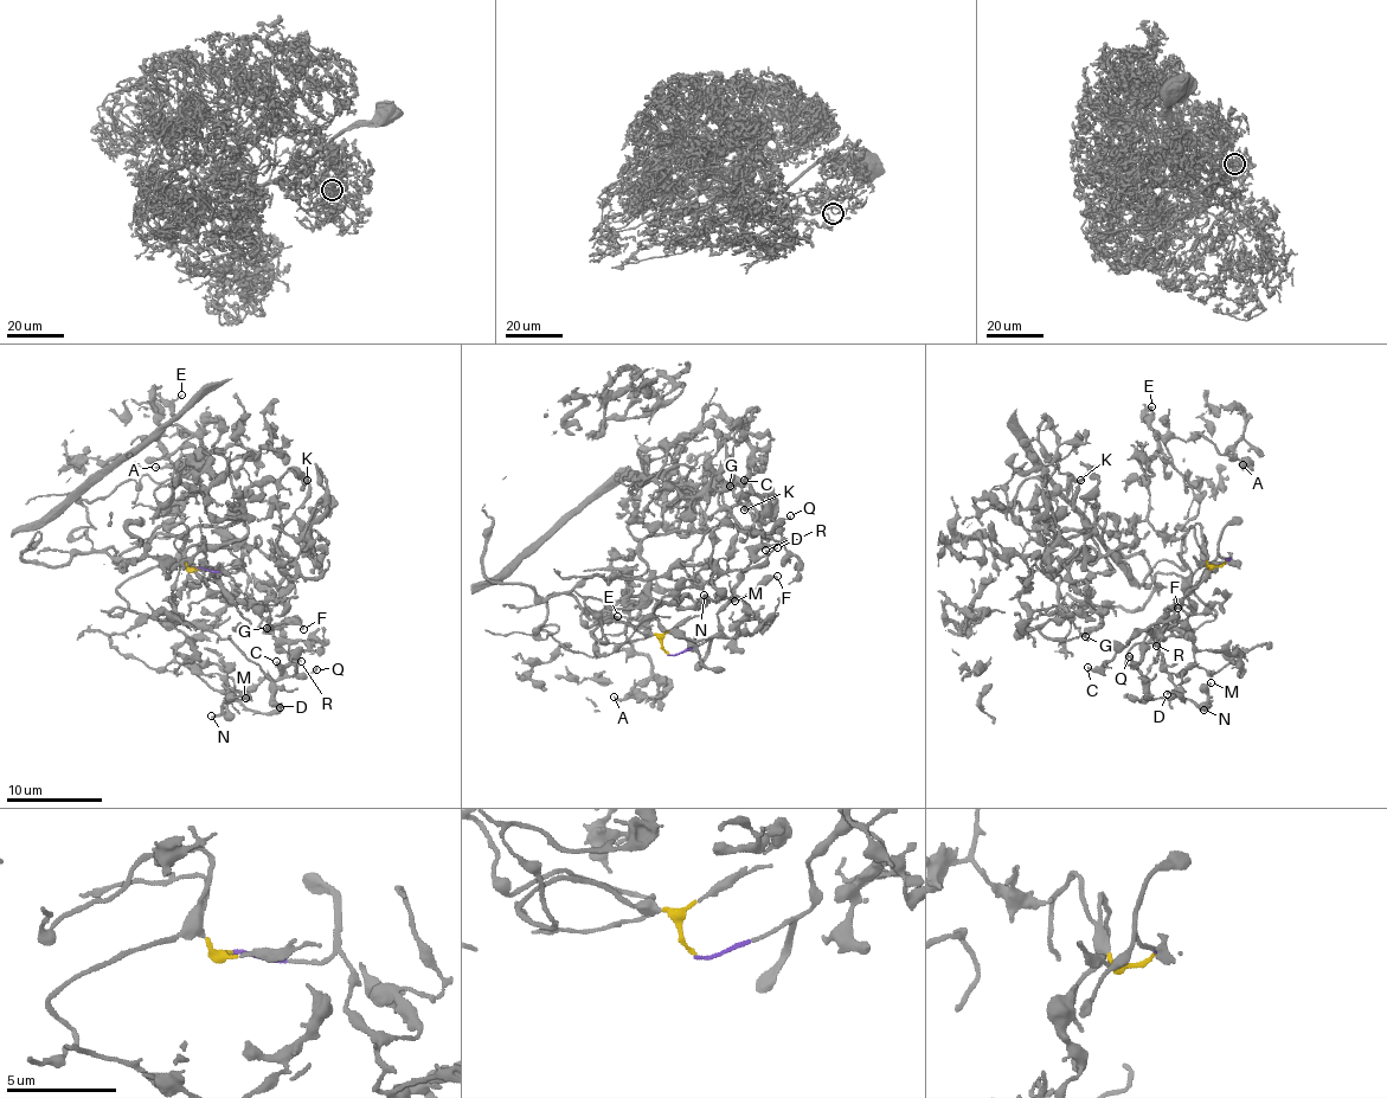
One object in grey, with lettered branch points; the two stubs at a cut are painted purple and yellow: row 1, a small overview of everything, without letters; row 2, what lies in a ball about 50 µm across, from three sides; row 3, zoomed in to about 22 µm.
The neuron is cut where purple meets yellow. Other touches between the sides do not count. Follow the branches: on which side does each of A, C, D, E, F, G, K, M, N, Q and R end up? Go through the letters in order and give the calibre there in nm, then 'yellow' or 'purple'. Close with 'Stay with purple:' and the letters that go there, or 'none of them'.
A: 130 nm | yellow
C: 190 nm | purple
D: 110 nm | yellow
E: 110 nm | yellow
F: 180 nm | purple
G: 140 nm | yellow
K: 100 nm | yellow
M: 110 nm | yellow
N: 150 nm | yellow
Q: 170 nm | purple
R: 150 nm | purple
Stay with purple: C, F, Q, R

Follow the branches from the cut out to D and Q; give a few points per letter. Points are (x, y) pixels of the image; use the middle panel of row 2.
D: (667, 653), (616, 622), (594, 633), (605, 641), (584, 602), (665, 603), (702, 569), (756, 567), (764, 550)
Q: (667, 655), (695, 648), (718, 630), (720, 607), (731, 596), (761, 541), (790, 515)

